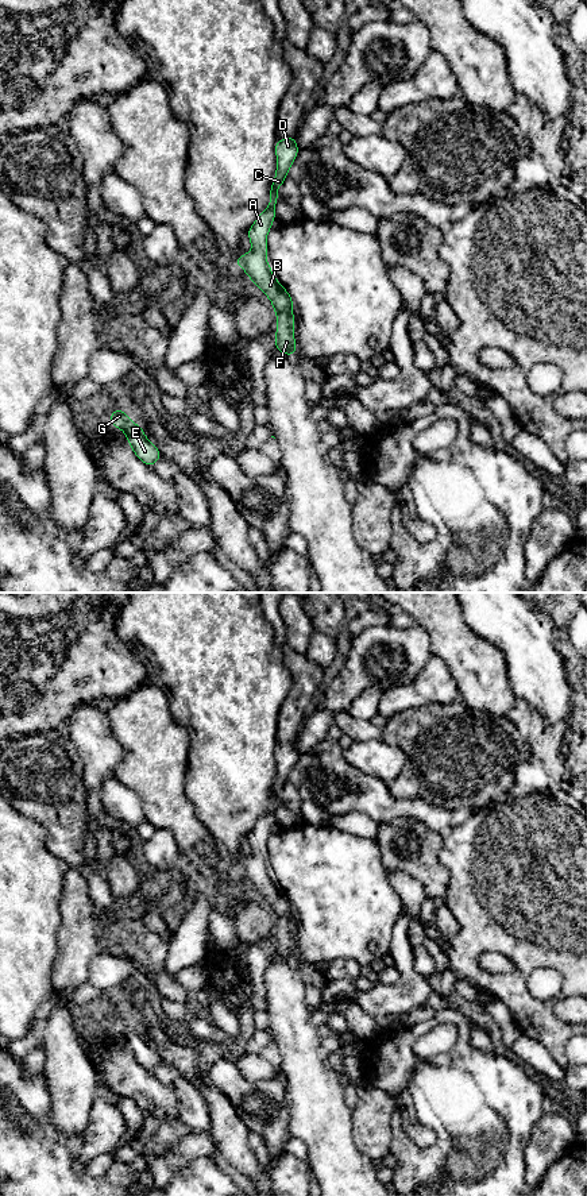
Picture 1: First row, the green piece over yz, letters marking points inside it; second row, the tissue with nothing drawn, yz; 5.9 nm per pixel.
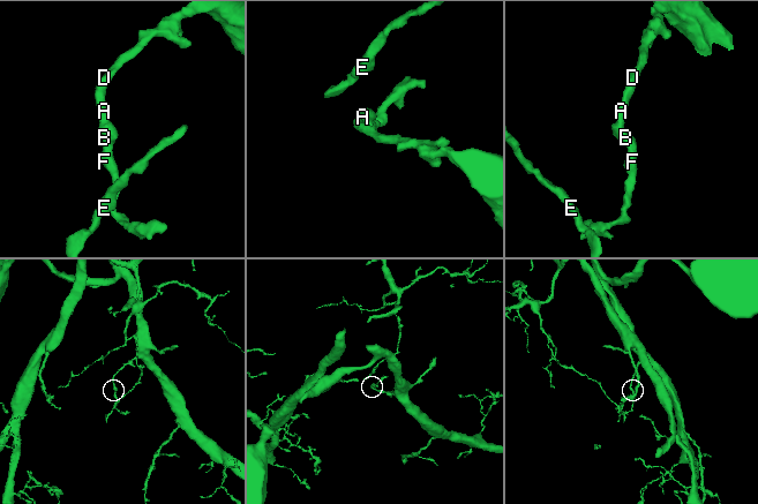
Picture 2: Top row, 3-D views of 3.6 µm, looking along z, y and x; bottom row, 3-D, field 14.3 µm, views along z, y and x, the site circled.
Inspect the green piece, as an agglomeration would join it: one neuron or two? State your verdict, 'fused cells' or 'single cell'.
single cell

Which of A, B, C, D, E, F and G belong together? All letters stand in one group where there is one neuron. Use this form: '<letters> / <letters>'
A B C D E F G

